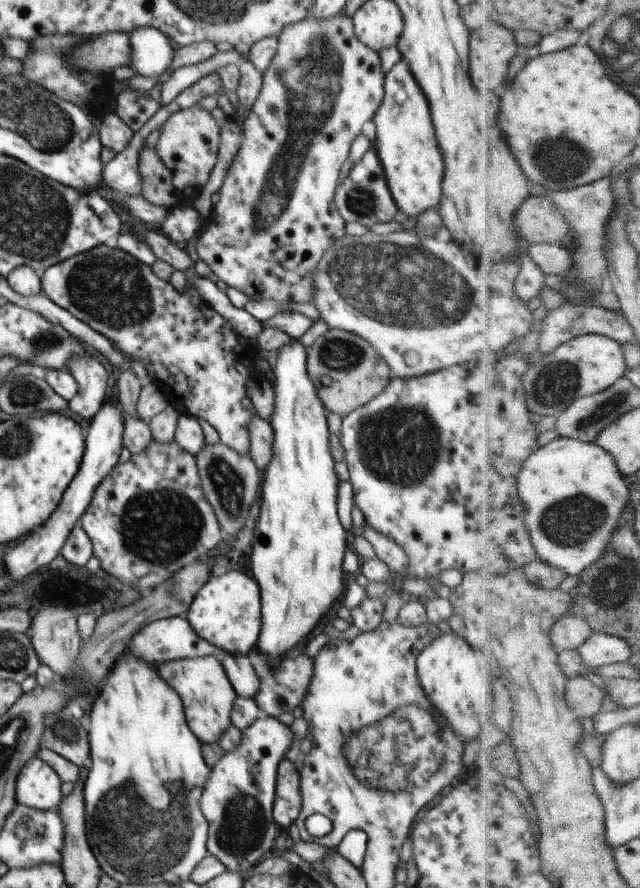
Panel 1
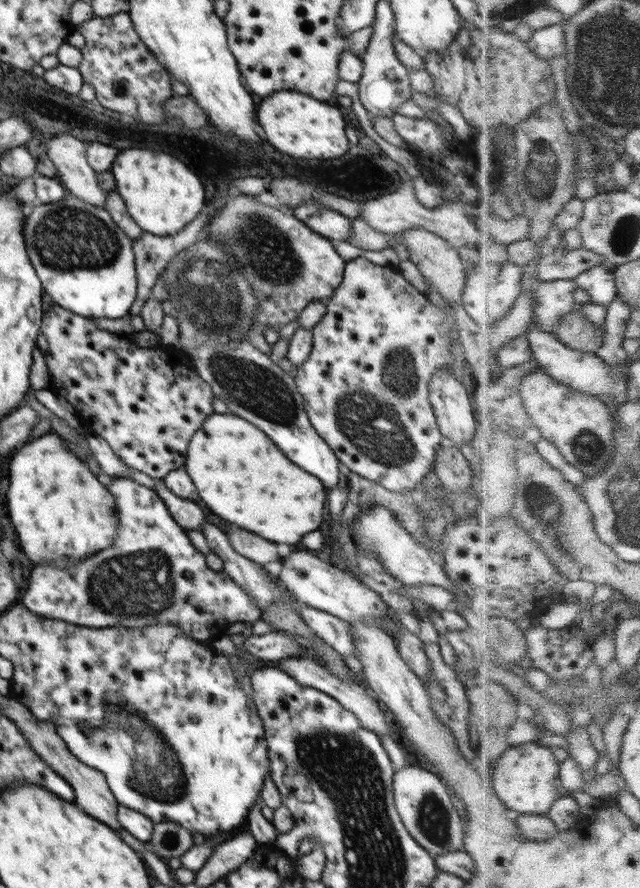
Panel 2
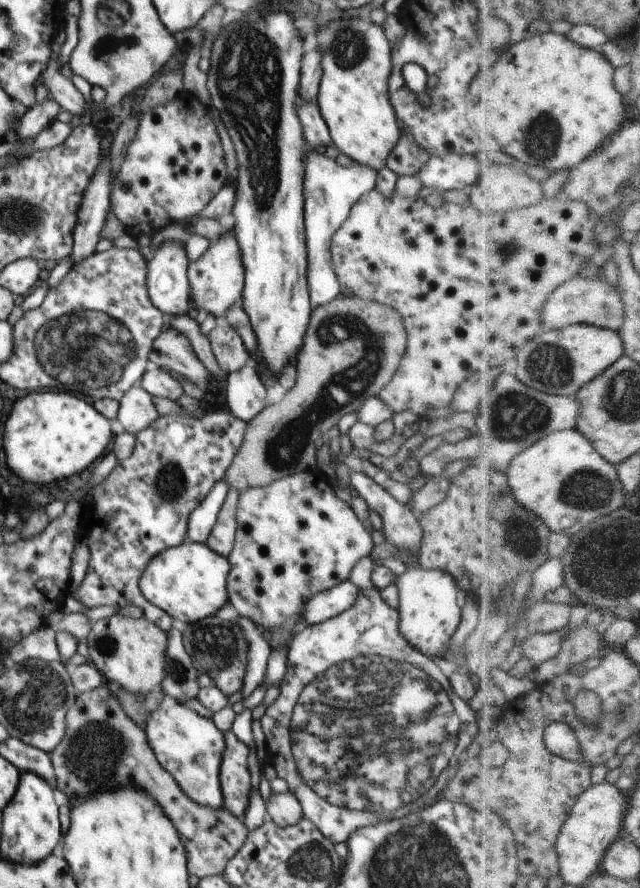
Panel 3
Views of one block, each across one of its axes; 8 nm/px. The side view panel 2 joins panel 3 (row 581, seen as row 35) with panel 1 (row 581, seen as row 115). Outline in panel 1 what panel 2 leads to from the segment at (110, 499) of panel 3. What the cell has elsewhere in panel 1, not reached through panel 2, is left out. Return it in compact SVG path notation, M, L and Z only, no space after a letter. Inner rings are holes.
M152 439L146 450L131 454L130 460L117 464L94 491L90 506L79 520L93 546L93 555L110 576L126 580L131 587L156 587L170 580L181 568L212 554L222 542L220 525L200 484L196 458L176 442L160 444Z

